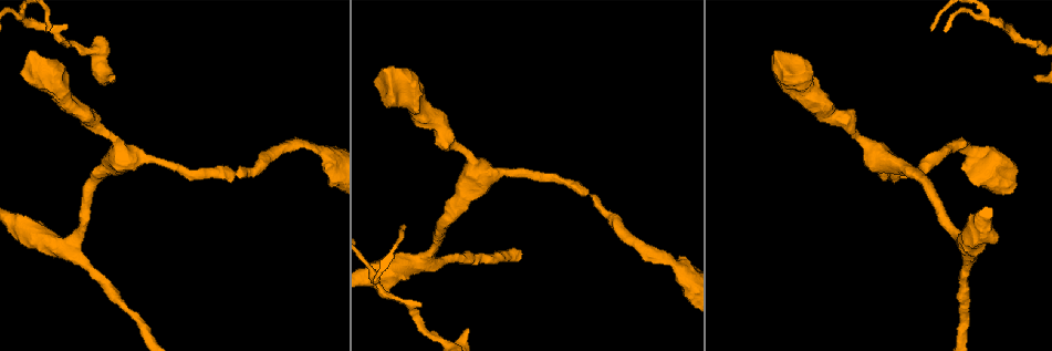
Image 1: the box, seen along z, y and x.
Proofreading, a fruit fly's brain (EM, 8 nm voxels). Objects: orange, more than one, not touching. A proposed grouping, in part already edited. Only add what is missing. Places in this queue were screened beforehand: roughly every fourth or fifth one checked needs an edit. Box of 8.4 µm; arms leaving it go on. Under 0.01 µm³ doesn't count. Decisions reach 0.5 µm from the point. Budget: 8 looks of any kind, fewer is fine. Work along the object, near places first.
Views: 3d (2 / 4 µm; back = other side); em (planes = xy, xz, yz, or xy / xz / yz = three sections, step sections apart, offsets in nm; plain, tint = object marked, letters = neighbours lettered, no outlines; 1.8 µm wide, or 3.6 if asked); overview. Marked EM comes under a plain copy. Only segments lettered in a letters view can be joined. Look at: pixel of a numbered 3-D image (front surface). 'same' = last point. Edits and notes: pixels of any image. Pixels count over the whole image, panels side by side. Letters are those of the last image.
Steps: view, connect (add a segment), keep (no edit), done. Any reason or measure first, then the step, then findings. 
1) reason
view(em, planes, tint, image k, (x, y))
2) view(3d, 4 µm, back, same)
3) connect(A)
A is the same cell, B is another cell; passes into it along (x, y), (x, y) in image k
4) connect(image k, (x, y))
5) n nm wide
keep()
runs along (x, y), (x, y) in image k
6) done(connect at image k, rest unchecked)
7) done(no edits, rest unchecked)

free end
view(3d, 2 µm, image 1, (468, 330))

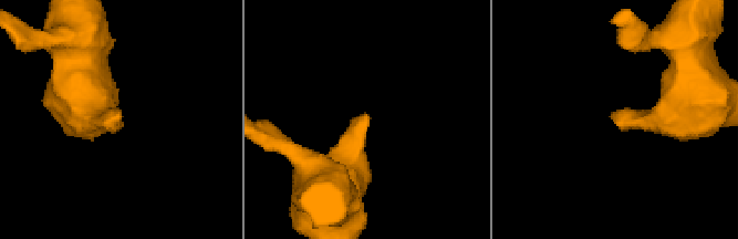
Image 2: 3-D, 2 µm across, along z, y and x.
view(em, planes, letters, image 2, (368, 115))

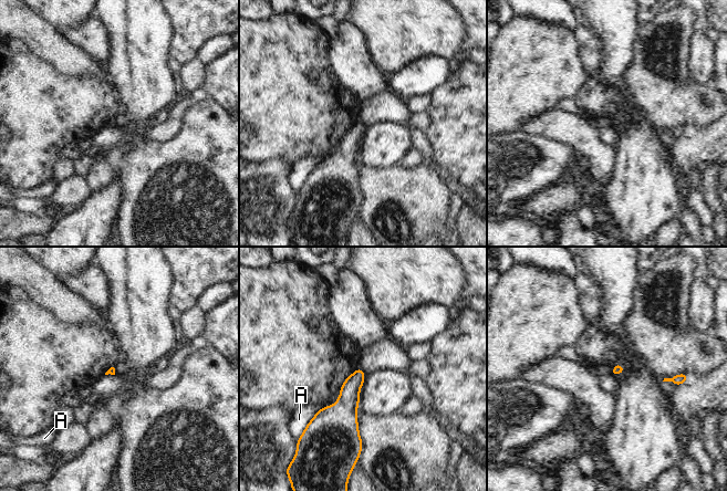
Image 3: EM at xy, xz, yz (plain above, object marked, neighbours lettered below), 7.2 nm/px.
keep()
A is another cell; none of them fits

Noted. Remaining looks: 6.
branch stops here
view(em, xz, step 16, letters, image 1, (46, 31))

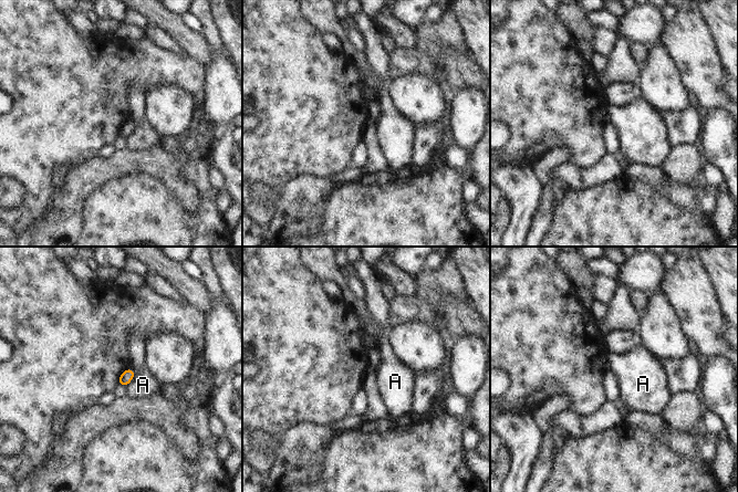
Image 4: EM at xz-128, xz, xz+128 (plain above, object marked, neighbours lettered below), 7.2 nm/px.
80 nm wide
keep()
A is another cell; border along (135, 375), (125, 386) in image 4; none of them fits

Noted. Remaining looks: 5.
an open end
view(em, 3.6 µm, planes, letters, image 1, (32, 52))

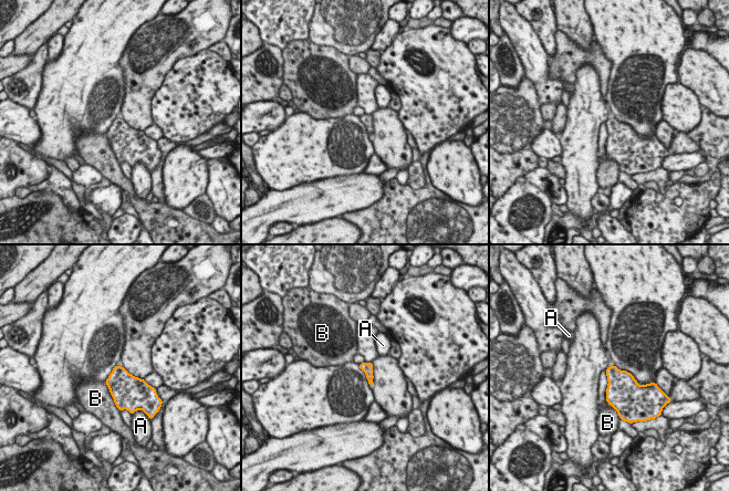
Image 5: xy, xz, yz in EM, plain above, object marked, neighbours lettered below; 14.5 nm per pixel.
B touches over 420 nm
keep()
A and B are other cells; border along (105, 380), (116, 406) in image 5; no lettered segment goes on from it

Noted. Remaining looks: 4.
done(no edits, rest unchecked)

